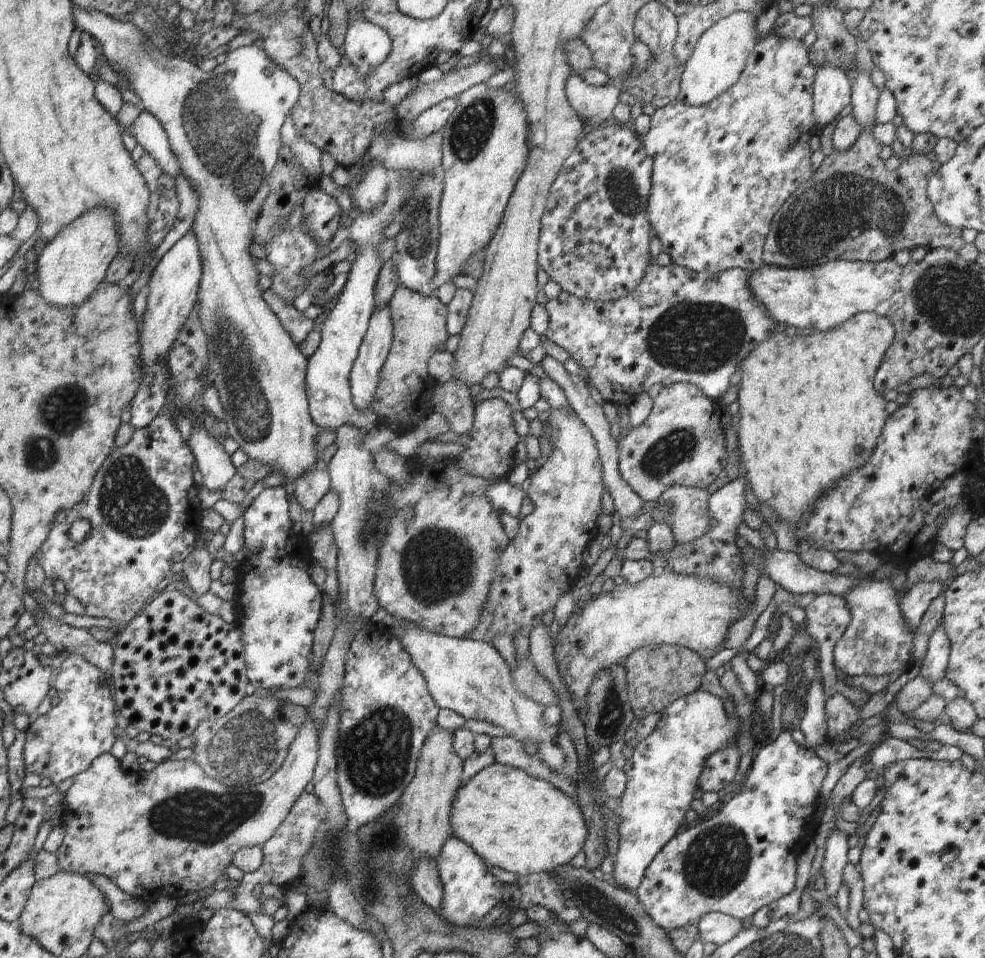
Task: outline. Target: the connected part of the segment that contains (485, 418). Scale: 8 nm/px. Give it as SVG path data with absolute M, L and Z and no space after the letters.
M491 398L474 403L474 420L466 451L460 454L457 465L483 479L504 478L513 468L509 467L510 452L522 439L514 428L511 406L501 398Z

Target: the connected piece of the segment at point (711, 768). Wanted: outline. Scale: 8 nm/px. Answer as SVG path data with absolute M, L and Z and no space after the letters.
M736 744L711 754L704 763L699 776L699 787L704 792L720 792L738 774L740 754Z

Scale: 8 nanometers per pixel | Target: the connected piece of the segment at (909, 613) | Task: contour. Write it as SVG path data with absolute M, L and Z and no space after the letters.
M940 581L920 582L900 598L899 607L902 616L912 631L920 624L930 601L943 594L942 585Z

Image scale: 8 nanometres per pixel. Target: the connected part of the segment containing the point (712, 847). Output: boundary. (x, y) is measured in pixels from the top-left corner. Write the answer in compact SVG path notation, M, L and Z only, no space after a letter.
M783 728L778 738L774 742L767 741L757 748L753 756L751 767L745 774L745 780L738 789L737 795L724 805L720 805L720 811L712 818L703 820L701 824L684 830L680 834L676 834L670 842L667 842L658 854L650 861L648 868L645 870L639 887L634 891L639 898L640 904L644 907L646 914L653 920L653 924L657 924L660 928L670 932L674 929L684 928L685 926L697 925L698 921L708 913L724 913L738 920L746 920L750 918L762 906L768 906L775 900L790 894L796 886L796 867L799 855L806 849L807 845L814 839L815 828L820 821L820 817L815 814L817 809L818 793L821 789L824 777L827 773L827 763L820 759L812 749L806 749L798 745L791 736L791 729Z

